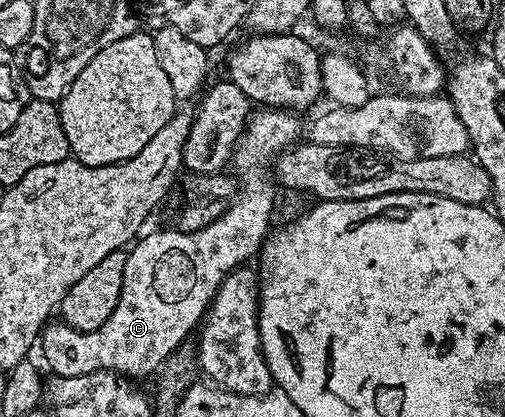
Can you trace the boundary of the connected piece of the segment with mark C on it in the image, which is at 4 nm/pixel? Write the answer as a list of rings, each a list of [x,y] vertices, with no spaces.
[[[258,108],[251,113],[246,121],[246,131],[238,138],[232,155],[232,170],[234,166],[235,172],[242,177],[242,191],[239,192],[238,199],[235,202],[233,199],[227,205],[226,211],[215,222],[208,224],[208,228],[200,228],[196,232],[169,228],[170,230],[158,230],[147,238],[139,237],[126,255],[124,288],[120,288],[116,312],[112,312],[112,316],[104,320],[100,328],[92,332],[80,332],[67,322],[54,320],[43,329],[40,335],[40,350],[42,346],[42,354],[57,377],[71,378],[91,374],[97,370],[113,370],[115,374],[131,380],[146,378],[149,374],[150,378],[163,360],[179,345],[185,343],[190,338],[190,333],[195,333],[196,327],[205,319],[215,296],[218,295],[223,280],[233,270],[249,263],[246,261],[261,251],[263,242],[271,233],[270,213],[274,210],[274,190],[276,191],[275,183],[270,179],[271,164],[277,162],[278,155],[283,150],[289,150],[303,137],[304,122],[302,126],[298,118],[301,117],[293,110]]]

